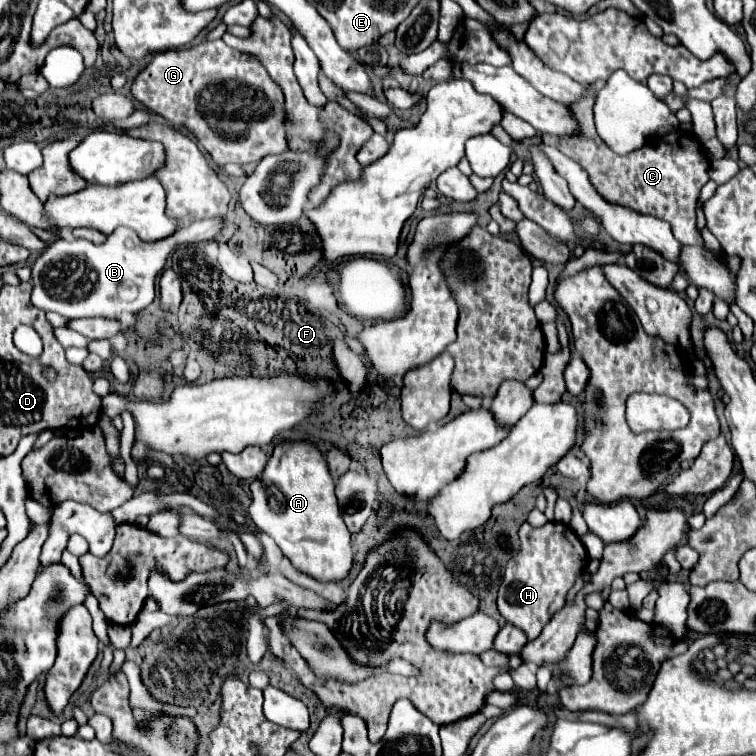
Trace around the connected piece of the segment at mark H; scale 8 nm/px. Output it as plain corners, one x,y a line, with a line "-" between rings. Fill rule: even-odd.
524,522
518,534
520,550
508,560
504,570
498,590
498,612
506,622
522,628
528,640
534,640
540,636
544,624
548,624
554,612
566,602
566,594
576,582
576,574
582,572
588,562
588,552
574,530
562,522
546,522
540,528

